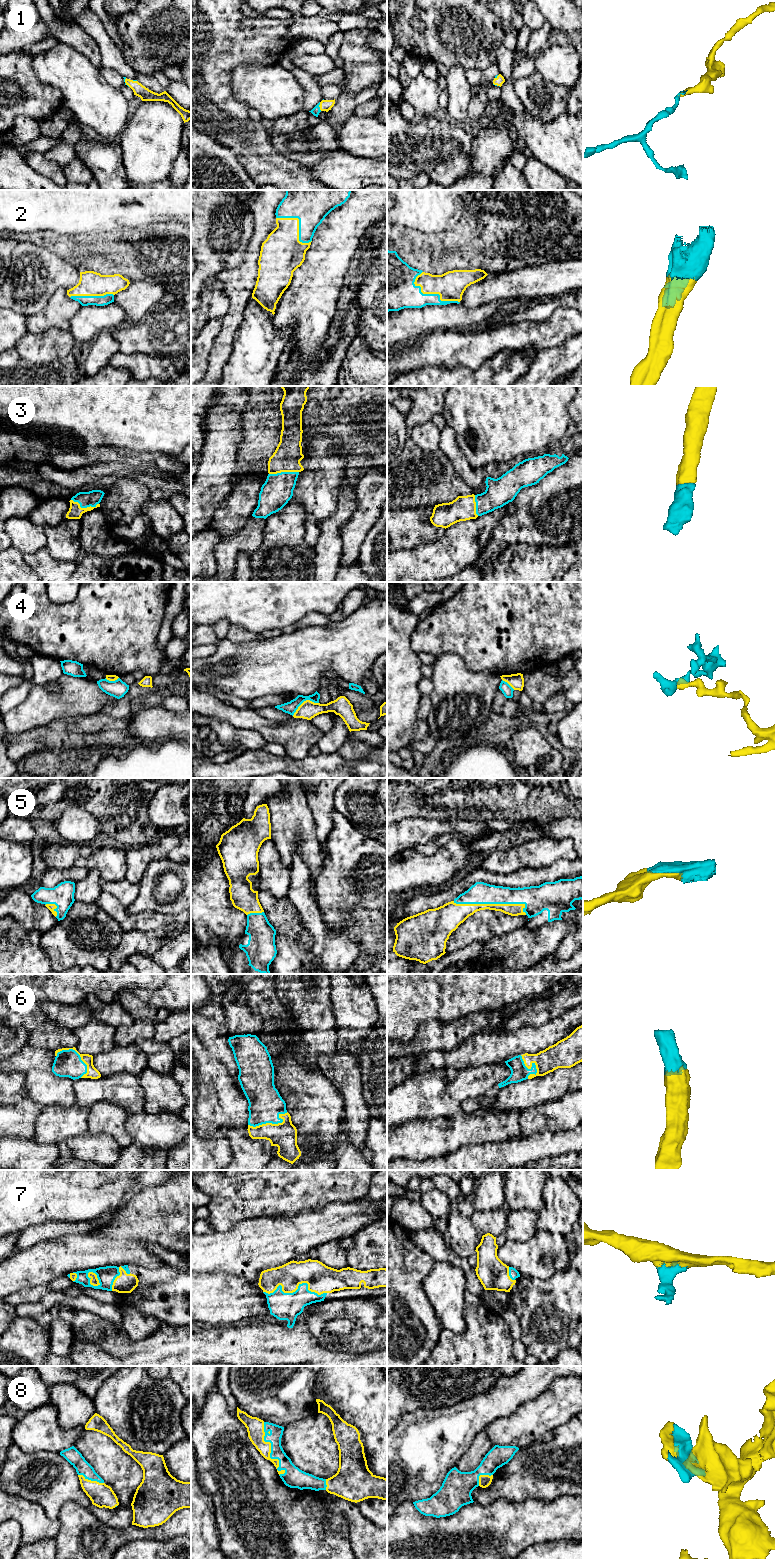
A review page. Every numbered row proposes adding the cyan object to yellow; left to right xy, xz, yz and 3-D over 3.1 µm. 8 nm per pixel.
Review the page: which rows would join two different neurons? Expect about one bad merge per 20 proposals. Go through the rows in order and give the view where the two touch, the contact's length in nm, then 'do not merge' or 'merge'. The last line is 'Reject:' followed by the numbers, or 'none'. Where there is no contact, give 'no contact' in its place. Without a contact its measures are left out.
1: xz | 70 nm | merge
2: yz | 420 nm | merge
3: xy | 220 nm | merge
4: xz | 240 nm | do not merge
5: yz | 600 nm | merge
6: xz | 340 nm | merge
7: xz | 500 nm | merge
8: xz | 460 nm | merge
Reject: 4

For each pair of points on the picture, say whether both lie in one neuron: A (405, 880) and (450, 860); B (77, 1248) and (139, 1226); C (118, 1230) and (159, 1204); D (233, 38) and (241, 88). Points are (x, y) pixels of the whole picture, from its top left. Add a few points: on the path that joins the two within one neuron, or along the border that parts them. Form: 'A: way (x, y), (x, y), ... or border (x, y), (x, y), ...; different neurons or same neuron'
A: way (416, 870), (437, 870), (439, 868); same neuron
B: border (89, 1234), (129, 1240); different neurons
C: way (128, 1223), (149, 1214); same neuron
D: border (261, 65), (237, 65), (230, 73), (231, 88); different neurons

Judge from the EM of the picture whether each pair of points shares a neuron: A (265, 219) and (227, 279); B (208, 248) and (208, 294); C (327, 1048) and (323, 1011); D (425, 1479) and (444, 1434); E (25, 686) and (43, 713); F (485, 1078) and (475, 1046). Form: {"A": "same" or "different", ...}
{"A": "same", "B": "different", "C": "same", "D": "same", "E": "different", "F": "different"}

